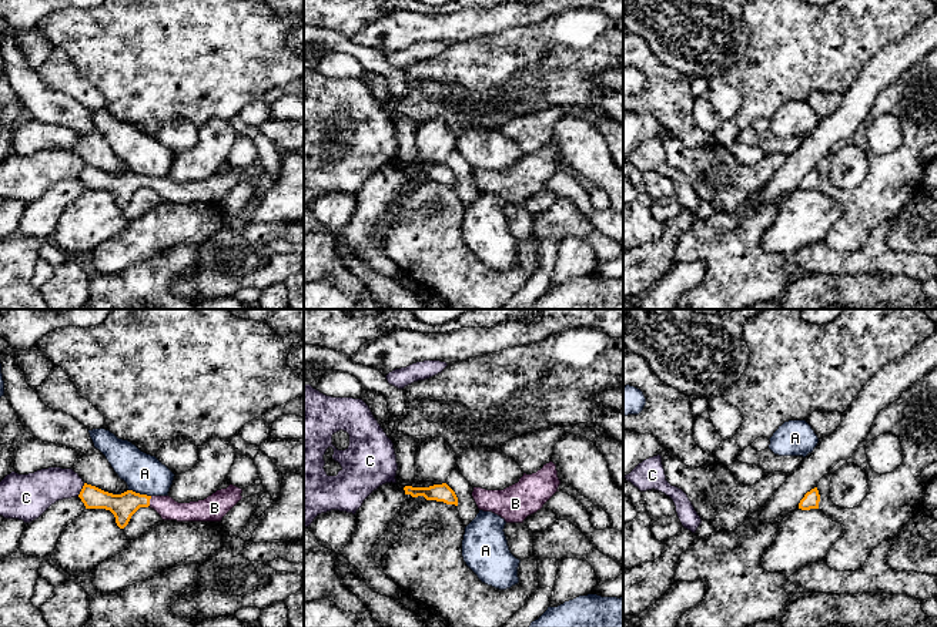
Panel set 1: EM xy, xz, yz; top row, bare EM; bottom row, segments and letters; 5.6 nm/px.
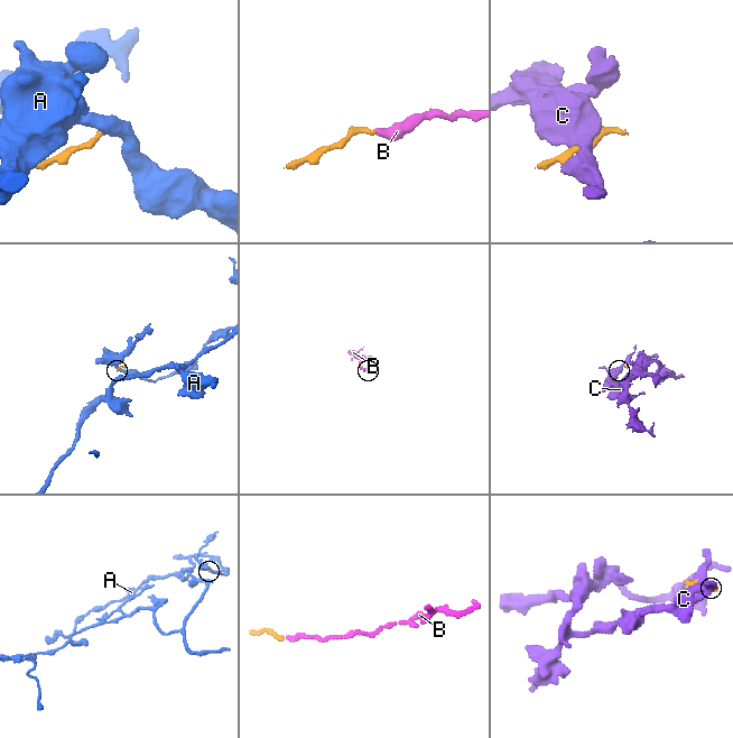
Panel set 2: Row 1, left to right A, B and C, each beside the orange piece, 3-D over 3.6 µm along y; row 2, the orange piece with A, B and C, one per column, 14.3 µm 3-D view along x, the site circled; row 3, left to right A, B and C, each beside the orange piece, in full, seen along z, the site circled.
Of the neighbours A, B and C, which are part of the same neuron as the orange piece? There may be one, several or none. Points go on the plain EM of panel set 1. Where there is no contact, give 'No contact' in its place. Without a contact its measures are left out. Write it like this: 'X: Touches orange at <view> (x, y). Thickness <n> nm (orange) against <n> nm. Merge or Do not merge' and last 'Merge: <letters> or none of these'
A: Touches orange at xy (139, 174). Thickness 150 nm (orange) against 220 nm. Do not merge
B: Touches orange at xy (149, 183). Thickness 150 nm (orange) against 120 nm. Merge
C: Touches orange at xy (82, 171). Thickness 150 nm (orange) against 220 nm. Do not merge
Merge: B

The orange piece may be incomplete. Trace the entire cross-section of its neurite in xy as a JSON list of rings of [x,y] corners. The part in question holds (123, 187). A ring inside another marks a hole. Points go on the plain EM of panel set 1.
[[[84,164],[78,178],[86,190],[110,191],[120,209],[124,209],[140,188],[154,190],[163,201],[177,202],[221,202],[222,198],[242,180],[242,170],[230,165],[204,181],[178,184],[170,177],[147,177],[133,171],[121,175],[104,172]]]

